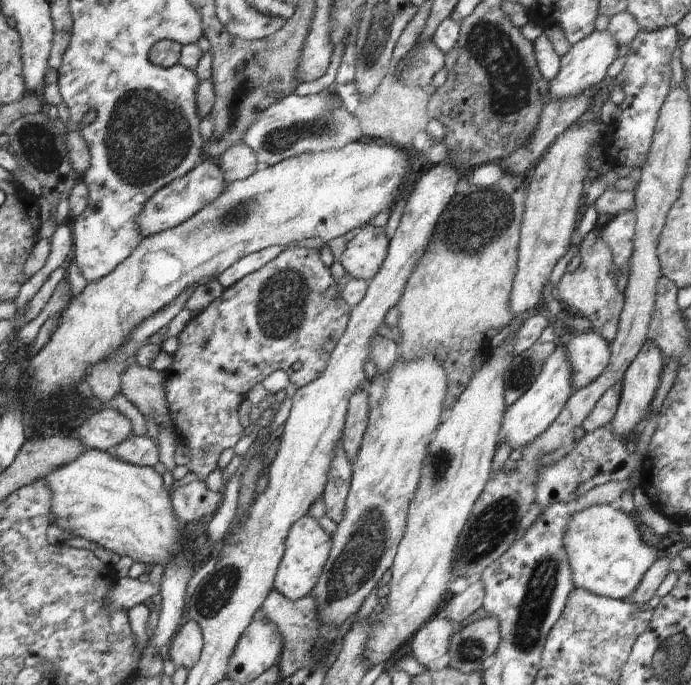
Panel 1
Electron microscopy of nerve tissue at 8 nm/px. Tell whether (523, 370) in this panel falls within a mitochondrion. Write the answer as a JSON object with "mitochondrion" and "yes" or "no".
{"mitochondrion":"yes"}

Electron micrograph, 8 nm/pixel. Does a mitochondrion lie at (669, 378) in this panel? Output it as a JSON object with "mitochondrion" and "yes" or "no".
{"mitochondrion":"no"}

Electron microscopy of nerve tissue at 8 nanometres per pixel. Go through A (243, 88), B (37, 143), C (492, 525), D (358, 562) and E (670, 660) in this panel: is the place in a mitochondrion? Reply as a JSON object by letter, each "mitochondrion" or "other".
{"A":"mitochondrion","B":"mitochondrion","C":"mitochondrion","D":"mitochondrion","E":"mitochondrion"}

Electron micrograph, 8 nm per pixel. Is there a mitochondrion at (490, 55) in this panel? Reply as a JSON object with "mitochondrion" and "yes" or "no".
{"mitochondrion":"yes"}

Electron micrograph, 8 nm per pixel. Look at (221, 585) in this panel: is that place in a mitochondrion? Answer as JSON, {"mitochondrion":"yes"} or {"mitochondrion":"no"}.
{"mitochondrion":"yes"}

